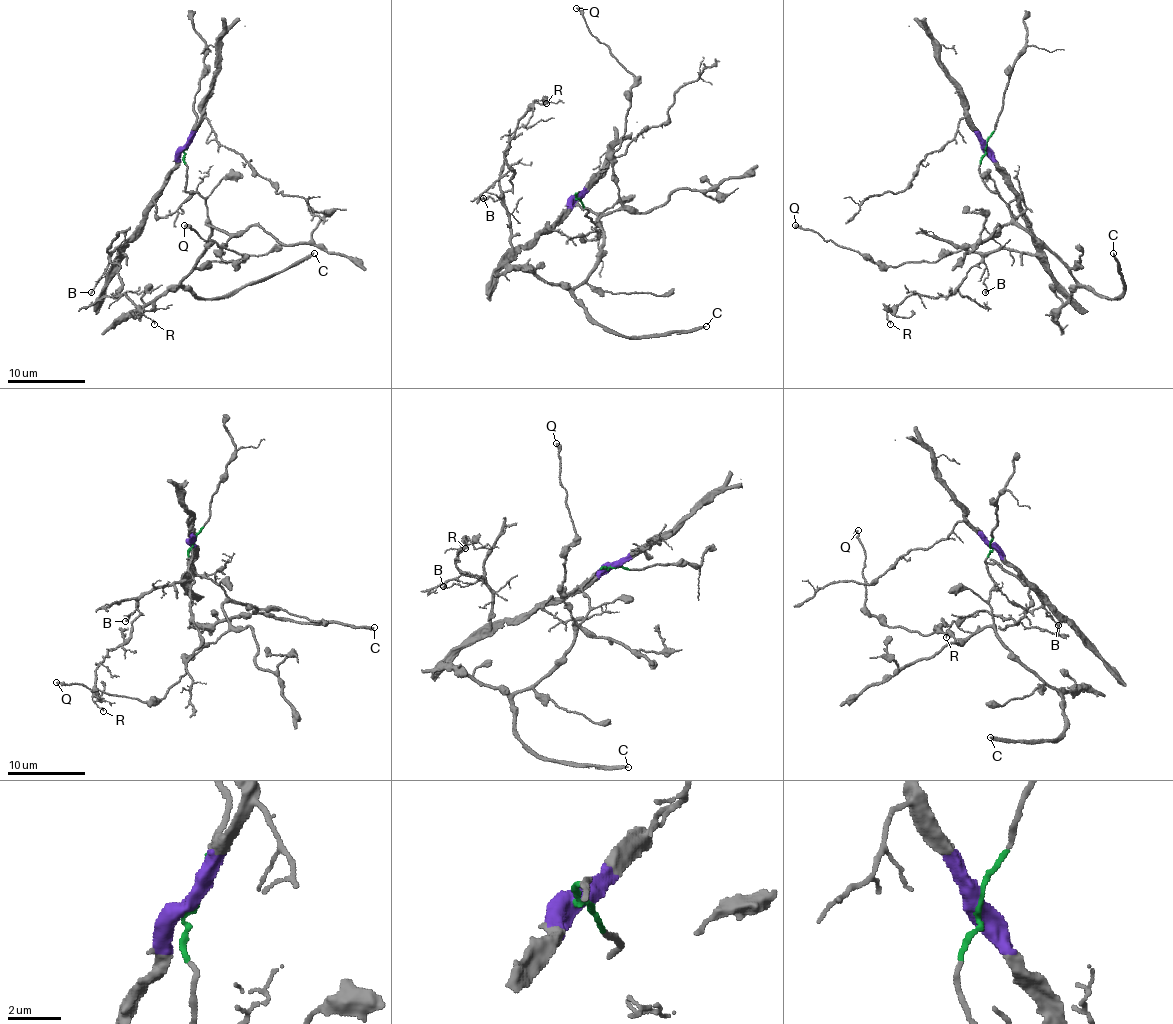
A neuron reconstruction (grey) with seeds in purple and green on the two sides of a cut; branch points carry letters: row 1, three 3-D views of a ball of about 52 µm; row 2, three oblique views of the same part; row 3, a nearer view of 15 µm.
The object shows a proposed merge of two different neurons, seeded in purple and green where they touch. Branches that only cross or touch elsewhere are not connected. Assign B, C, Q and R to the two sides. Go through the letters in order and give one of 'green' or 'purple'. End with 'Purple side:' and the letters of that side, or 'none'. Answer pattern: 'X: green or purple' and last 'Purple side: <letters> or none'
B: purple
C: green
Q: green
R: purple
Purple side: B, R

